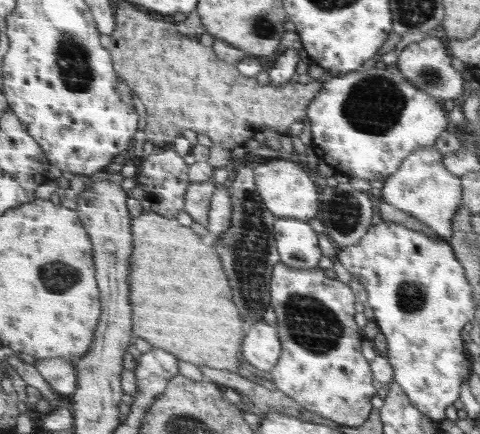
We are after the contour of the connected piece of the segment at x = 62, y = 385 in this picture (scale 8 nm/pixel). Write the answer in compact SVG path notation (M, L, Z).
M67 358L37 360L35 366L54 391L62 397L75 396L80 386L77 362Z

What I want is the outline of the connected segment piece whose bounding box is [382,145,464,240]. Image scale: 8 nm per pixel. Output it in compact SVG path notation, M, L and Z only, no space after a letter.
M426 146L407 156L398 170L384 180L382 200L411 214L433 230L443 240L452 234L452 217L462 202L462 177L458 178L444 167L442 160L446 152L439 152L436 147Z

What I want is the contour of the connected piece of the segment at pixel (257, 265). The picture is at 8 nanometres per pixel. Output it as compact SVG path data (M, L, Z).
M242 167L232 175L232 198L234 201L232 228L216 242L226 272L233 285L234 300L241 309L245 327L248 329L259 320L271 304L270 283L275 264L281 262L274 238L274 216L264 206L254 183L252 168Z

